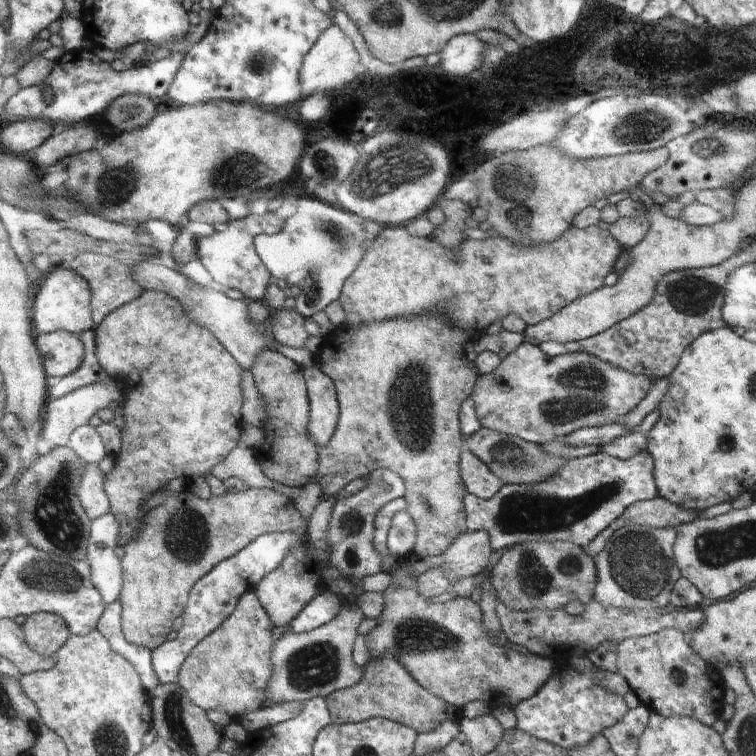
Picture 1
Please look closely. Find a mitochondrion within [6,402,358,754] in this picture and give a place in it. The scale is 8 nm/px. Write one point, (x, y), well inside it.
(53, 514)

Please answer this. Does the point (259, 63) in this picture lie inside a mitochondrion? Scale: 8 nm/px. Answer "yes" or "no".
yes

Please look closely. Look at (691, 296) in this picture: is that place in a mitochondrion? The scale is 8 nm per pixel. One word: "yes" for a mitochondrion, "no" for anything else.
yes

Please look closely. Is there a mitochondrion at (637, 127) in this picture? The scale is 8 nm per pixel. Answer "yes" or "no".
yes

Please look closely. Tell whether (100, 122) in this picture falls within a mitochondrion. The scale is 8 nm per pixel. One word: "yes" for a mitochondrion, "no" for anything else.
no

